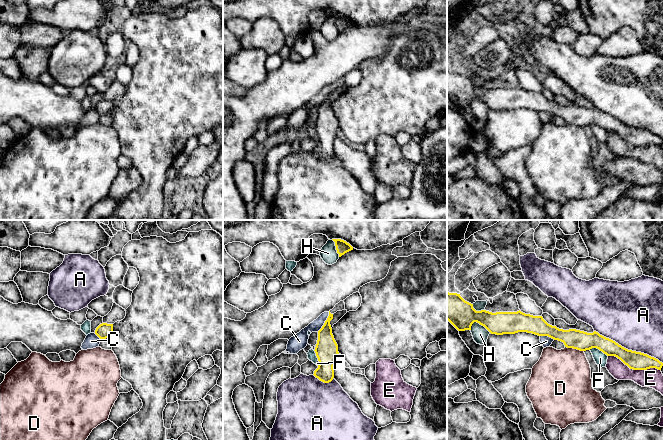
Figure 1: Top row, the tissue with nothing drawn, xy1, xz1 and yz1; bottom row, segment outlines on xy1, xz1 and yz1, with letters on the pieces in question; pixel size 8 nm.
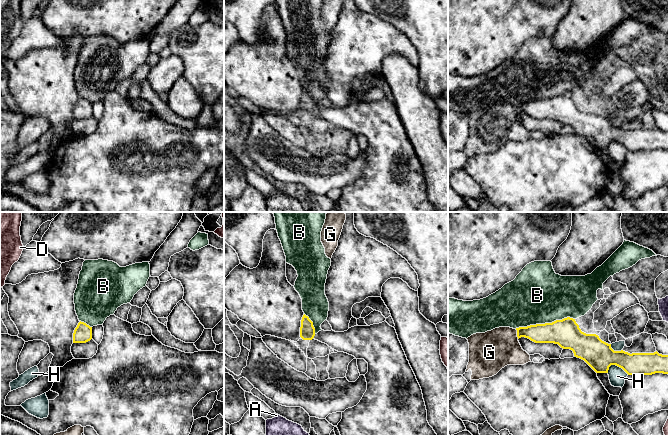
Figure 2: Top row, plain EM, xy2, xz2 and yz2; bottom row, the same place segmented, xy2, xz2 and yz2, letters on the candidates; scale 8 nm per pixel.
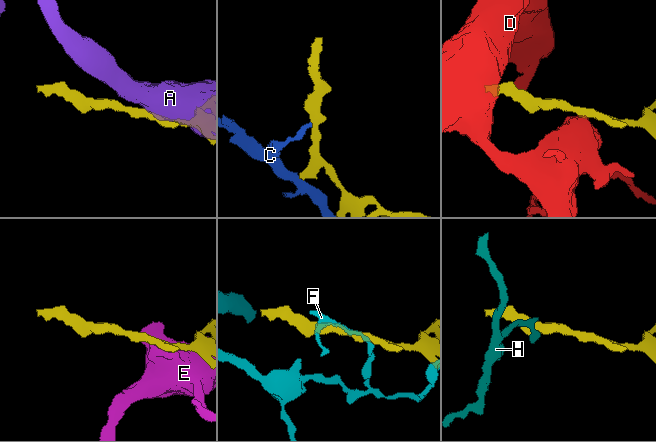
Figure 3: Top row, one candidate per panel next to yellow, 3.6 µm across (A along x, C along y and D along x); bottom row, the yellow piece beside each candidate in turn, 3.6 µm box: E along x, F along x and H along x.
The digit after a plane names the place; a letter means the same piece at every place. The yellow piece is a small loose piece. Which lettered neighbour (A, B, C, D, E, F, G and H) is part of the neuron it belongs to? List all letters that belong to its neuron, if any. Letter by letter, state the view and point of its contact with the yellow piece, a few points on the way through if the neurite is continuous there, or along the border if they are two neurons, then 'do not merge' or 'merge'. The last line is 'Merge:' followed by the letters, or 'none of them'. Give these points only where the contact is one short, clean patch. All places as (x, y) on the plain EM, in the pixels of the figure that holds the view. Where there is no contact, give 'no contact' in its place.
A: contact yz1 (627, 125); do not merge
B: contact yz2 (545, 99); border yz2 (574, 94), (567, 93), (551, 98), (515, 104); do not merge
C: contact xz1 (325, 98); border xz1 (329, 88), (324, 100), (317, 107); do not merge
D: contact yz1 (574, 124); border yz1 (565, 122), (583, 127); do not merge
E: contact yz1 (634, 145); do not merge
F: contact yz1 (598, 124); do not merge
G: contact yz2 (517, 110); way yz2 (540, 109), (517, 110), (509, 112), (491, 127); merge
H: contact yz2 (617, 141); do not merge
Merge: G

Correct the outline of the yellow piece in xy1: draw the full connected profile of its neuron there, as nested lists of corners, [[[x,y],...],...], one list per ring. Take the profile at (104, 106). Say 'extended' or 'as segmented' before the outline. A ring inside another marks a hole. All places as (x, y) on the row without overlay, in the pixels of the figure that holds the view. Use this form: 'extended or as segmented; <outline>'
as segmented; [[[102,99],[100,100],[96,106],[95,110],[100,114],[100,115],[106,115],[110,114],[113,110],[113,100],[107,100],[107,99]]]

